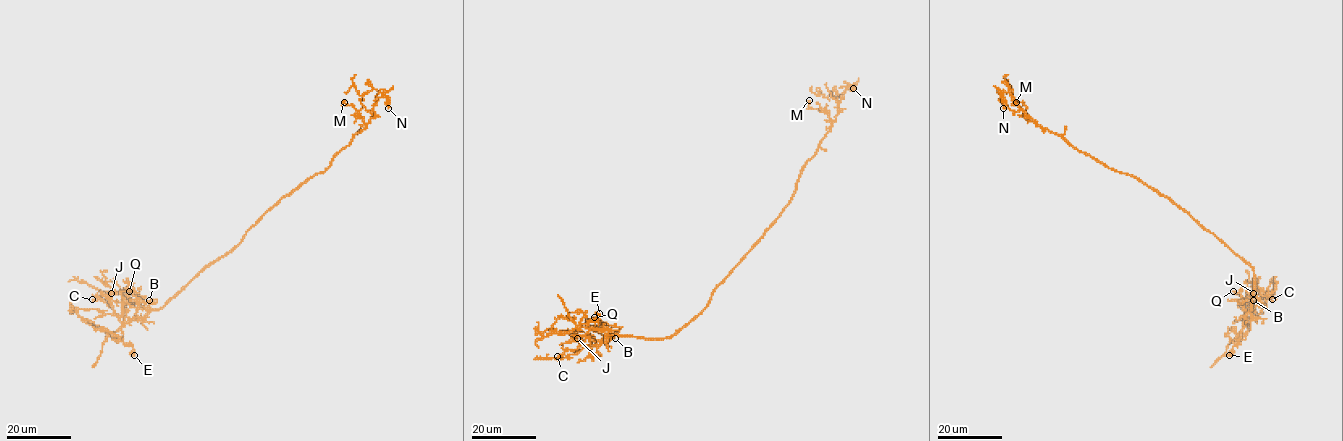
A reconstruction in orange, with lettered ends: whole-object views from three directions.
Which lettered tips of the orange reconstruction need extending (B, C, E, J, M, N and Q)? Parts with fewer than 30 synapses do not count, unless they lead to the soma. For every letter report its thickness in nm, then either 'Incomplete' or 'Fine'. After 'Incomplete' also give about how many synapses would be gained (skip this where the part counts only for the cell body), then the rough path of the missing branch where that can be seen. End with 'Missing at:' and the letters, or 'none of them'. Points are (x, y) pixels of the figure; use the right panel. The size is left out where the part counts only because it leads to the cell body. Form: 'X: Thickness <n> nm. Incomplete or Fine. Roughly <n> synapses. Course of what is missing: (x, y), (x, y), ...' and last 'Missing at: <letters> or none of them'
B: Thickness 130 nm. Fine
C: Thickness 180 nm. Fine
E: Thickness 120 nm. Fine
J: Thickness 100 nm. Fine
M: Thickness 120 nm. Fine
N: Thickness 190 nm. Fine
Q: Thickness 120 nm. Fine
Missing at: none of them

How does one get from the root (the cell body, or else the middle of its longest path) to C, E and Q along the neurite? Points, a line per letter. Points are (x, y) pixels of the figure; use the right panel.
C: (1180, 208), (1252, 267), (1252, 305), (1244, 323), (1260, 312), (1267, 299), (1272, 299)
E: (1180, 208), (1252, 269), (1252, 305), (1245, 316), (1241, 337), (1229, 355)
Q: (1180, 208), (1252, 267), (1252, 305), (1245, 318), (1243, 299), (1233, 291)

